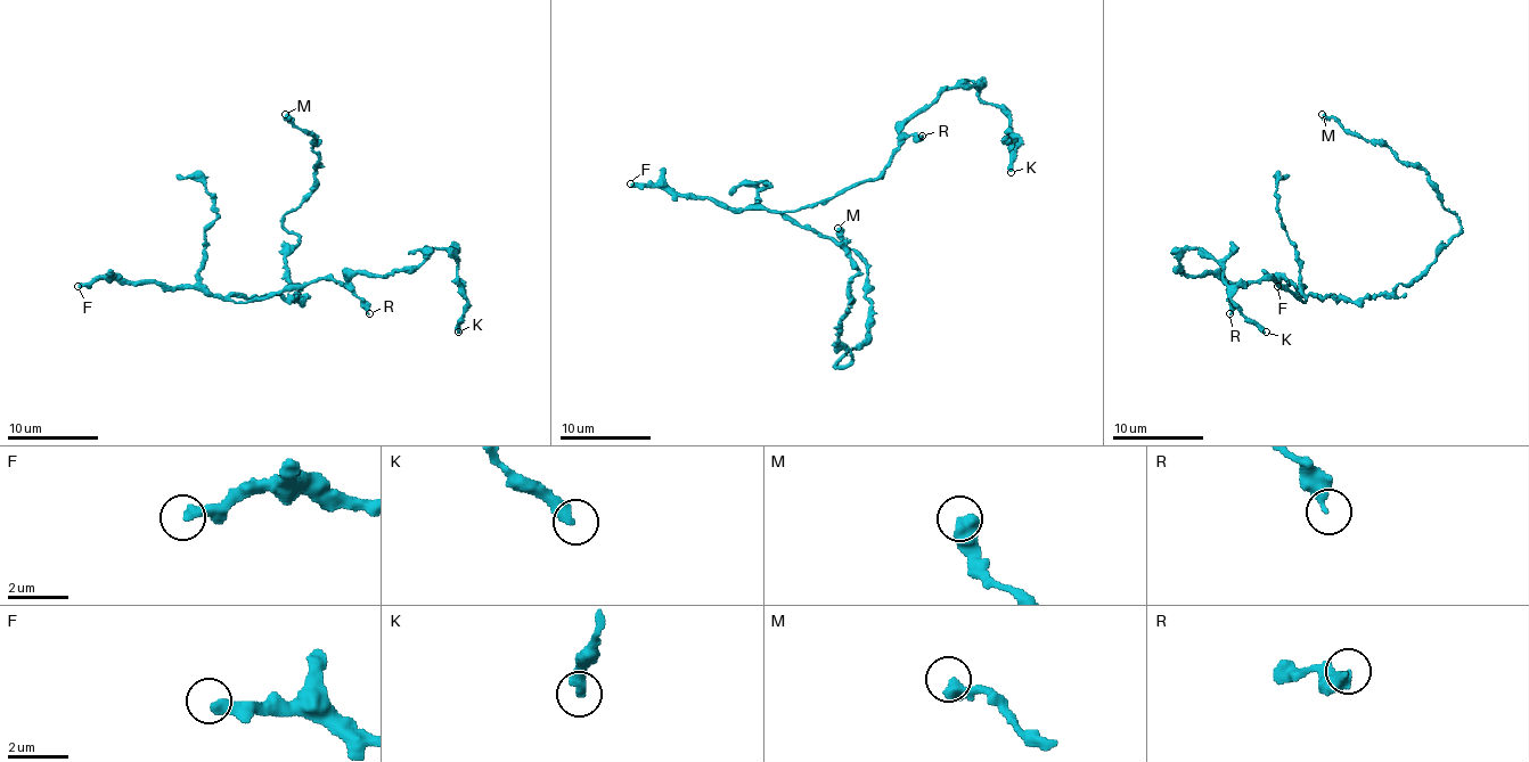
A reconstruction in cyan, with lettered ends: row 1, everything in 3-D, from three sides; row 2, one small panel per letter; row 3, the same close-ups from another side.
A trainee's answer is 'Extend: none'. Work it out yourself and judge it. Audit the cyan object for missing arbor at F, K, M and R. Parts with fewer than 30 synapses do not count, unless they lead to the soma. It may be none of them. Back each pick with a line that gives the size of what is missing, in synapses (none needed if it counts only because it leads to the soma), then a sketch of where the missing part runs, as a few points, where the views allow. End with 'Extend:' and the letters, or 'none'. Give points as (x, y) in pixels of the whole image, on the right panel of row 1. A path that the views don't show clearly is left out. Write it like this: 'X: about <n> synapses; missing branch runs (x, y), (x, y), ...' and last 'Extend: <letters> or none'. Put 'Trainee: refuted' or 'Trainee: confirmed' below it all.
F: about 600 synapses
Extend: F
Trainee: refuted

